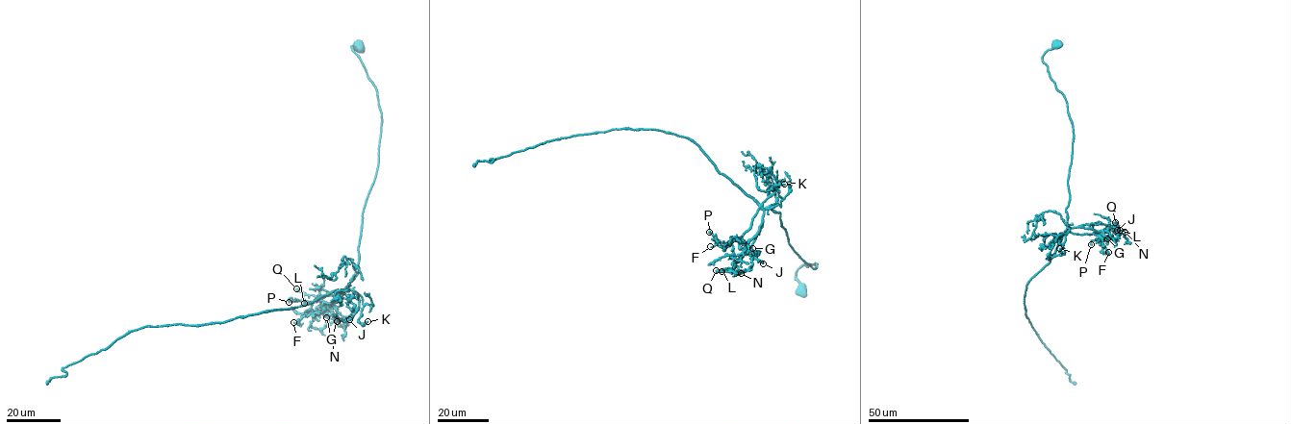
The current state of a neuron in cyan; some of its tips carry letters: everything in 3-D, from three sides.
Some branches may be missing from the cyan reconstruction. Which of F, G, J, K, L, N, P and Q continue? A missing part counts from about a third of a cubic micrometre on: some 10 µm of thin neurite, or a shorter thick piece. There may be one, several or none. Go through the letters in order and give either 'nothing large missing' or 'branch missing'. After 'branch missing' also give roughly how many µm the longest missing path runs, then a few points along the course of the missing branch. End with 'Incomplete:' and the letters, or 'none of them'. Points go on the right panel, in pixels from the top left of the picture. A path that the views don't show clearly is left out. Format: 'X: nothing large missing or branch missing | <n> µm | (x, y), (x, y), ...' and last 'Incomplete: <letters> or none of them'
F: nothing large missing
G: nothing large missing
J: nothing large missing
K: nothing large missing
L: nothing large missing
N: nothing large missing
P: nothing large missing
Q: nothing large missing
Incomplete: none of them

